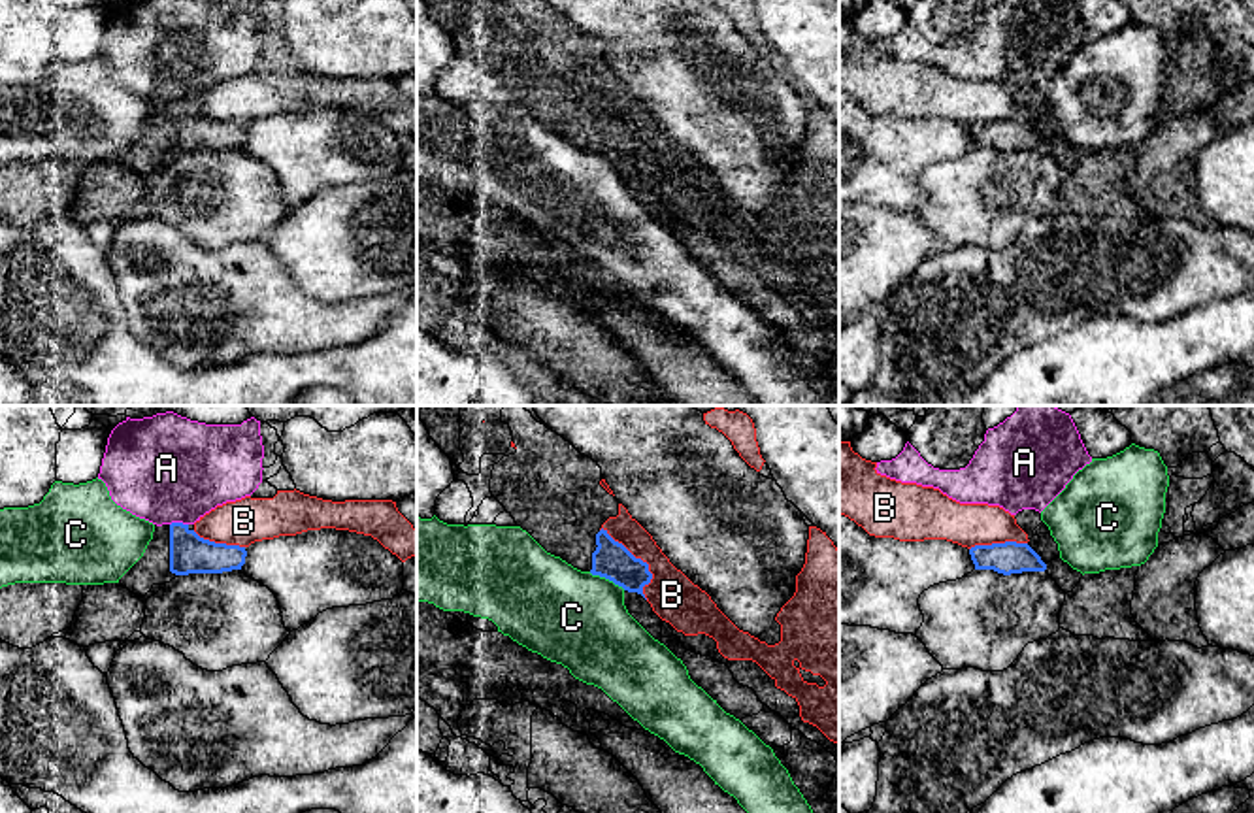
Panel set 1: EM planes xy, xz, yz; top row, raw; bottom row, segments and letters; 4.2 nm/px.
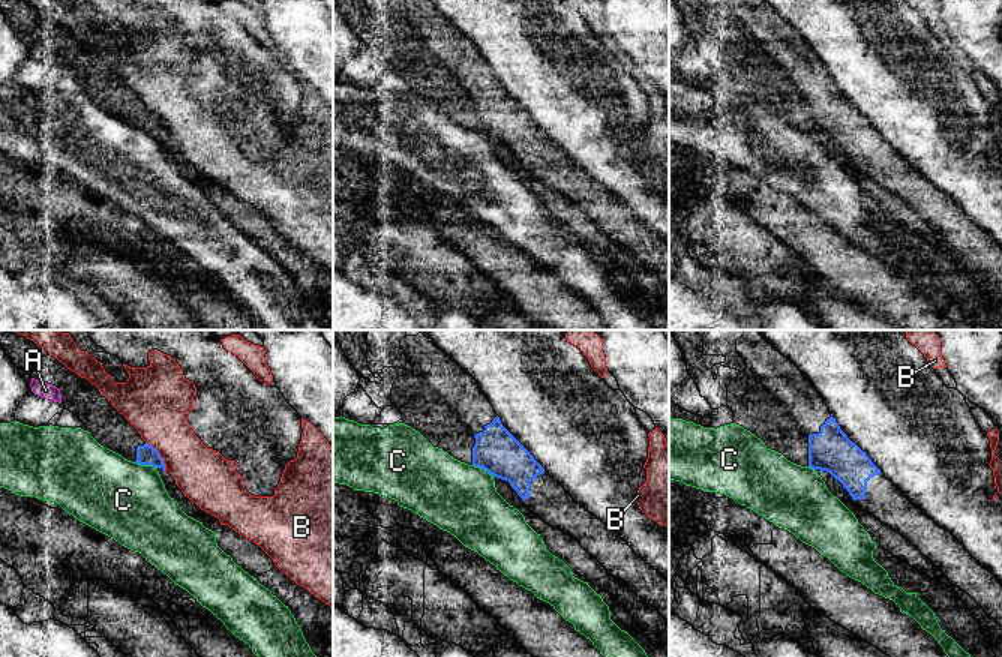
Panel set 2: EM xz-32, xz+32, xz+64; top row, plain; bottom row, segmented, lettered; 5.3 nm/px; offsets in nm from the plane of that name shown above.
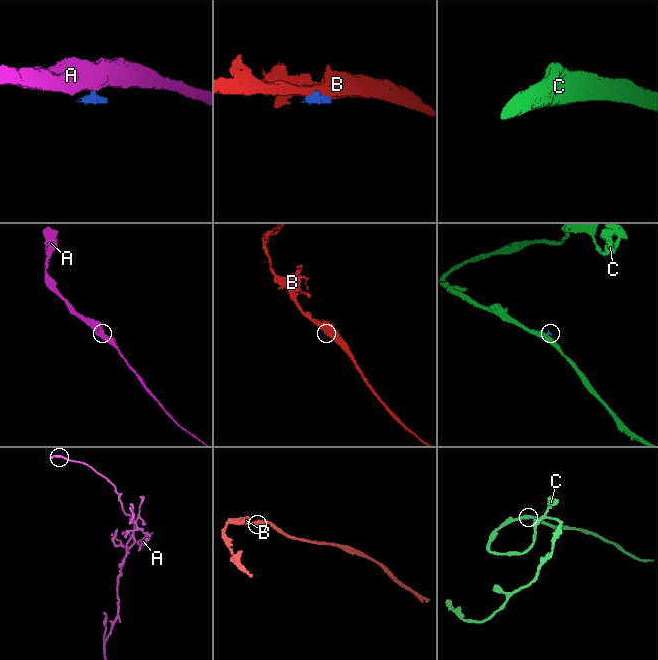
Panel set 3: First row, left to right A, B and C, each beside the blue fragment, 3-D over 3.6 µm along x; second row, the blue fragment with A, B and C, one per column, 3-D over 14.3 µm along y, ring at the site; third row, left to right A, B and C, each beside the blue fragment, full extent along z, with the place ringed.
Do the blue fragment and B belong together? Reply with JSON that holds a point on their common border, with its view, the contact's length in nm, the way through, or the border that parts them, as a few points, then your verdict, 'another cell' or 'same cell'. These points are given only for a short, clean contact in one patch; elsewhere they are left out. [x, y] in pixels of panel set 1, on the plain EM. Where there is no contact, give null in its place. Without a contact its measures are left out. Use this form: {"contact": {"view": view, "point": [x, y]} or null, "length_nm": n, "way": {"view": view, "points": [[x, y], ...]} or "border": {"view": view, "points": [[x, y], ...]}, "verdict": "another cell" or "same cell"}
{"contact": {"view": "xz", "point": [640, 136]}, "length_nm": 360, "verdict": "another cell"}

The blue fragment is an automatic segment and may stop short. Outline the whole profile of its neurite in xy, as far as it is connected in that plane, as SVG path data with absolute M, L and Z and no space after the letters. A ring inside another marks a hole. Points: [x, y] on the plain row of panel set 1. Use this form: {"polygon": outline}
{"polygon": "M155 102L143 134L119 160L143 175L155 162L170 160L179 153L241 147L245 134L245 124L204 117L189 102Z"}

